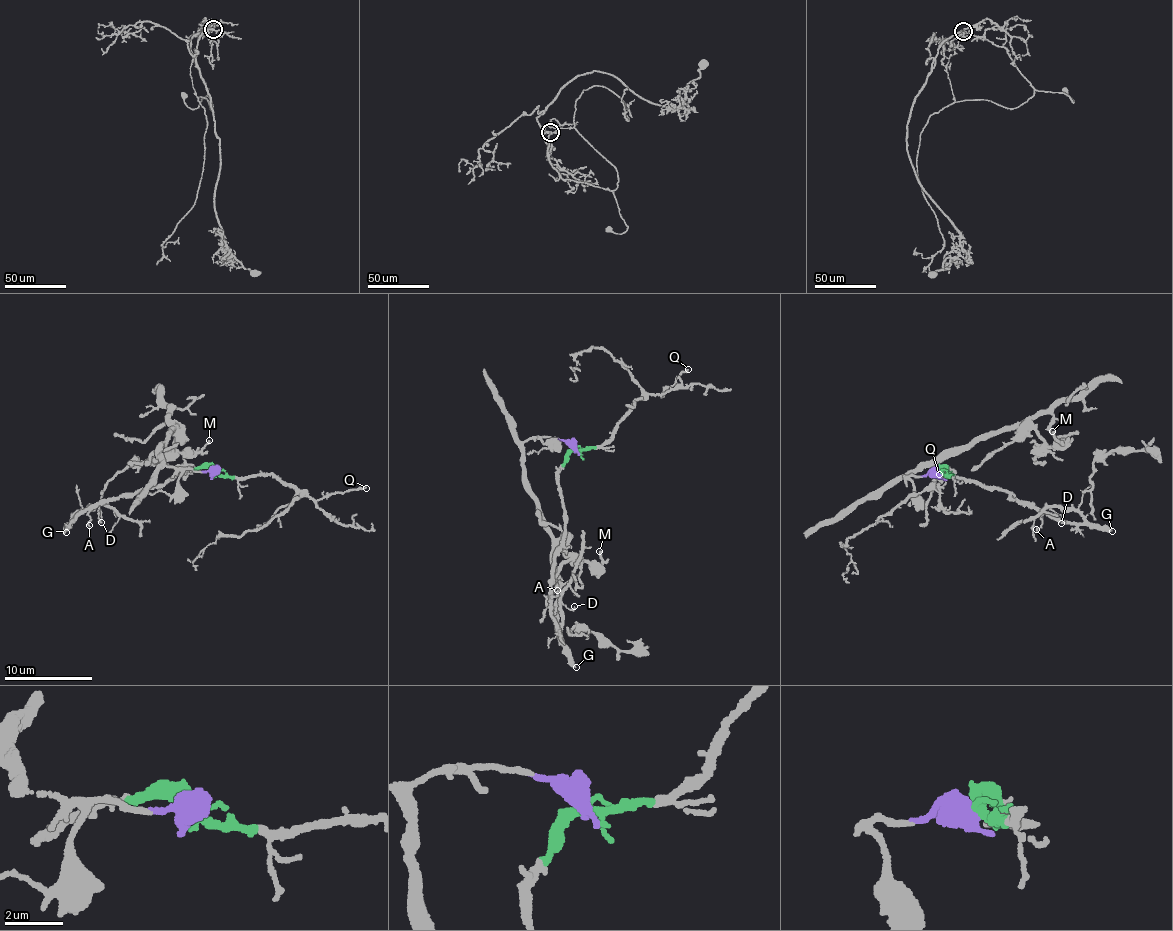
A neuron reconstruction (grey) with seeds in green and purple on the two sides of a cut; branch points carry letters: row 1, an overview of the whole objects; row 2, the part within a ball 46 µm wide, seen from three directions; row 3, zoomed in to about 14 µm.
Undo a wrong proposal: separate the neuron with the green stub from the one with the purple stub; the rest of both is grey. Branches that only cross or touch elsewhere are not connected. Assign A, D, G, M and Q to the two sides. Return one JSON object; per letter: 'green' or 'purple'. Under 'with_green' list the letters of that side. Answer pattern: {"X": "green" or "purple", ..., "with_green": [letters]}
{"A": "green", "D": "green", "G": "green", "M": "purple", "Q": "green", "with_green": ["A", "D", "G", "Q"]}

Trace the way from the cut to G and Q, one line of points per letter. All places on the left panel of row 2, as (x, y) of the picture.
G: (215, 470), (184, 471), (148, 488), (105, 499), (65, 523), (67, 531)
Q: (215, 470), (243, 478), (268, 475), (313, 498), (365, 487)

